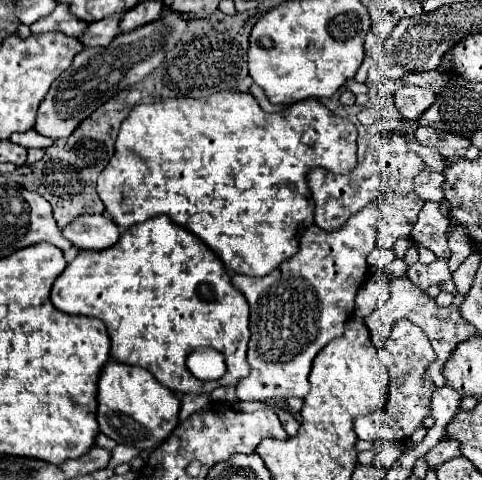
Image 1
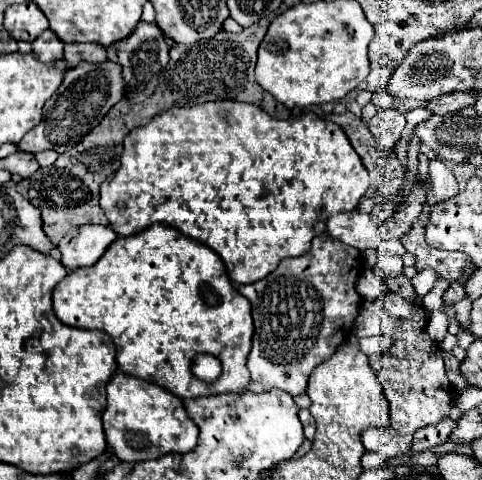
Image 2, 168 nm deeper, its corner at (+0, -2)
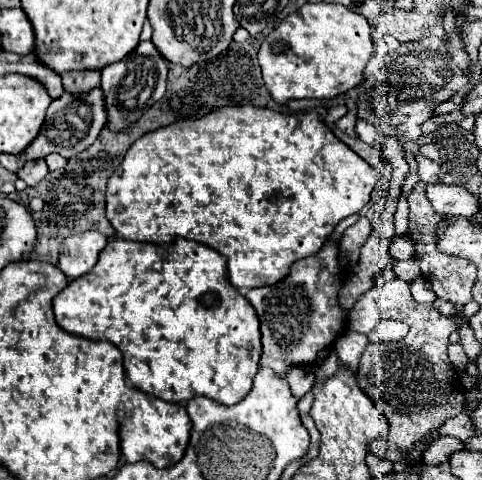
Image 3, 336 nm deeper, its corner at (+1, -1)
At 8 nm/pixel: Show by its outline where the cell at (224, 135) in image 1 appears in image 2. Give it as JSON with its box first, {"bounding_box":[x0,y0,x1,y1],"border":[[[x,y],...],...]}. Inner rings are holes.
{"bounding_box":[59,100,371,284],"border":[[[235,100],[205,102],[205,104],[199,104],[199,106],[193,106],[193,108],[171,108],[171,110],[163,112],[163,114],[153,116],[145,126],[139,126],[139,128],[131,130],[125,136],[125,140],[123,140],[123,154],[121,154],[121,166],[119,166],[119,170],[111,178],[107,178],[101,184],[99,204],[101,204],[105,216],[109,218],[111,226],[85,224],[85,226],[77,226],[77,228],[69,230],[69,234],[65,234],[65,238],[59,242],[59,250],[63,254],[61,262],[63,262],[63,266],[67,270],[75,270],[75,268],[81,268],[81,266],[93,266],[103,256],[103,252],[109,248],[109,244],[117,238],[117,234],[119,236],[131,236],[131,234],[137,234],[137,232],[149,228],[155,222],[163,222],[163,224],[169,224],[169,226],[181,230],[183,234],[189,234],[189,238],[195,238],[197,242],[209,246],[211,250],[215,250],[221,256],[221,260],[225,262],[227,274],[229,274],[229,278],[235,284],[253,284],[253,282],[265,278],[267,274],[271,274],[283,258],[307,254],[307,250],[311,246],[311,240],[317,234],[322,234],[326,231],[325,220],[331,214],[347,212],[347,210],[357,208],[361,196],[367,192],[369,186],[371,186],[369,172],[363,166],[363,162],[357,156],[357,152],[353,150],[353,146],[351,146],[345,130],[339,124],[335,124],[335,122],[327,122],[327,120],[319,118],[315,112],[305,112],[305,114],[299,114],[299,116],[291,116],[289,120],[275,120],[265,110],[261,110],[259,106],[245,104],[245,102],[235,102]]]}

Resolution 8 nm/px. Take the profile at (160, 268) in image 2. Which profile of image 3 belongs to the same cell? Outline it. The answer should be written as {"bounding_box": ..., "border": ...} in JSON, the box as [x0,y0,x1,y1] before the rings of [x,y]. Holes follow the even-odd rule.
{"bounding_box":[54,239,262,405],"border":[[[112,239],[104,247],[104,251],[100,253],[100,259],[94,265],[94,269],[90,273],[86,273],[84,277],[68,283],[64,287],[64,291],[54,297],[54,315],[56,315],[56,323],[64,331],[68,331],[72,335],[86,337],[86,339],[94,339],[94,341],[106,339],[106,341],[114,343],[122,351],[122,355],[124,355],[124,369],[126,369],[128,381],[136,389],[140,389],[140,391],[144,391],[148,395],[154,395],[154,397],[158,397],[162,401],[186,403],[192,397],[202,395],[202,397],[208,397],[208,399],[218,401],[222,405],[234,405],[234,403],[242,401],[248,395],[248,391],[252,389],[252,379],[258,373],[258,361],[260,361],[260,355],[262,355],[258,315],[252,309],[252,305],[248,303],[248,299],[242,297],[238,293],[238,289],[232,287],[232,283],[228,281],[226,257],[222,257],[214,249],[210,249],[206,245],[200,245],[196,241],[188,241],[188,239],[176,241],[176,245],[172,245],[170,251],[164,251],[164,249],[160,249],[158,245],[152,245],[152,243],[134,243],[134,241],[126,241],[126,239]]]}

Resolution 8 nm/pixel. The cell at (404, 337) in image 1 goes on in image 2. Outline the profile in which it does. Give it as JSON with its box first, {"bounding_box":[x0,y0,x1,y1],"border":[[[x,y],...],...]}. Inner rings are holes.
{"bounding_box":[355,298,453,458],"border":[[[381,298],[361,304],[359,316],[355,318],[355,332],[359,332],[359,334],[385,334],[385,336],[393,338],[393,346],[389,348],[389,352],[383,352],[383,354],[369,358],[369,362],[371,362],[373,370],[377,372],[379,382],[383,386],[383,394],[389,400],[391,426],[385,430],[367,428],[361,434],[361,442],[367,450],[381,452],[391,458],[397,454],[407,454],[411,450],[413,434],[419,428],[429,426],[429,424],[437,424],[445,416],[449,416],[453,388],[451,388],[447,374],[445,374],[441,348],[425,332],[427,316],[423,314],[423,310],[419,310],[413,320],[401,320],[401,318],[389,318],[385,314],[385,310],[381,308],[381,304],[383,304]]]}

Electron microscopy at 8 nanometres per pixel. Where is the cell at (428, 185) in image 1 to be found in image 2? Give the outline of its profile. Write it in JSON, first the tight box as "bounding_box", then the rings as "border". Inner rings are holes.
{"bounding_box":[427,160,459,206],"border":[[[441,160],[429,162],[429,180],[431,180],[431,190],[427,192],[429,206],[433,206],[435,202],[443,202],[443,198],[451,198],[453,194],[459,192],[455,176]]]}

